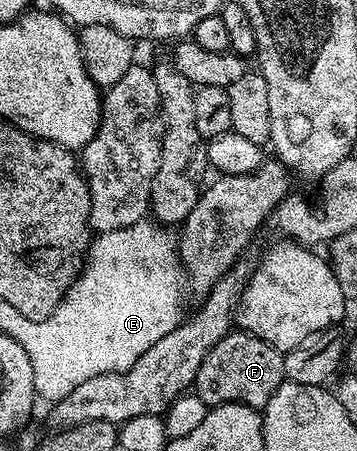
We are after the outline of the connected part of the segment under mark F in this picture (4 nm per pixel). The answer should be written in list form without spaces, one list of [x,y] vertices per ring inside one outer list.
[[[232,332],[207,353],[205,360],[201,360],[193,394],[208,408],[240,402],[242,406],[252,406],[254,410],[262,411],[284,380],[283,354],[277,348],[265,340],[254,338],[252,334]]]

